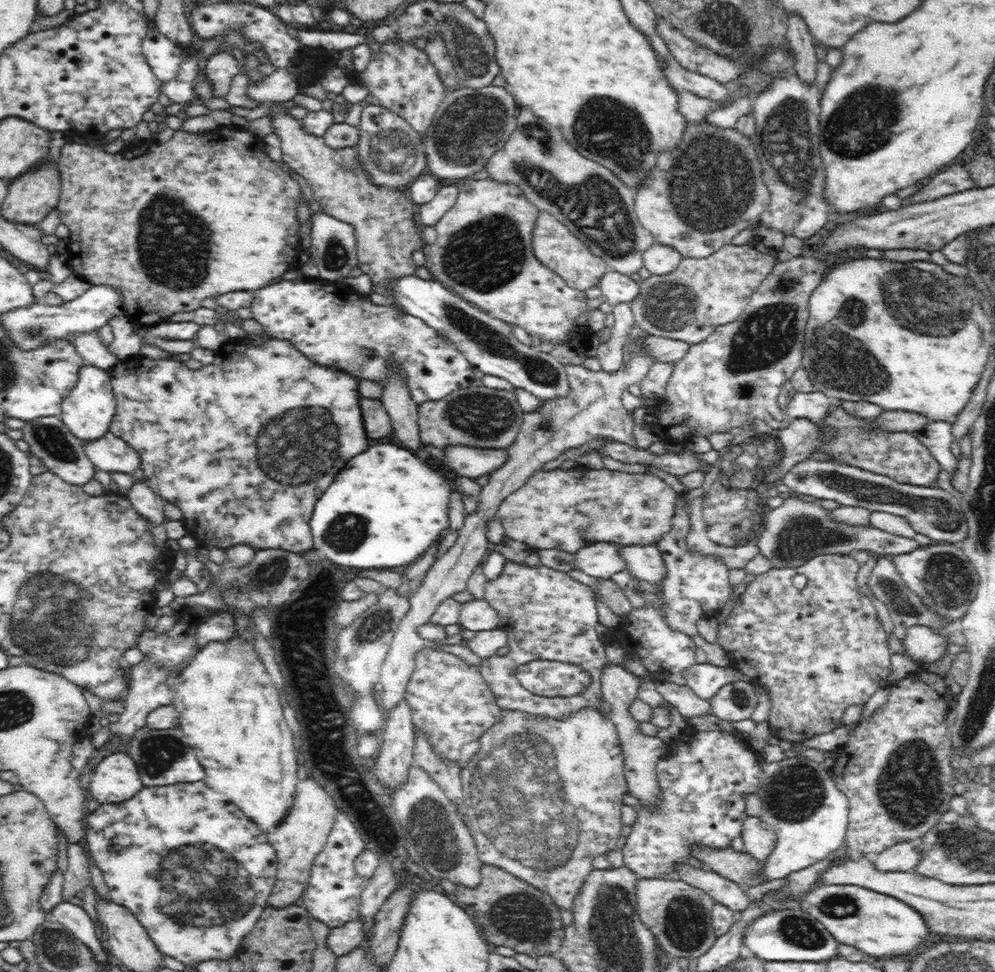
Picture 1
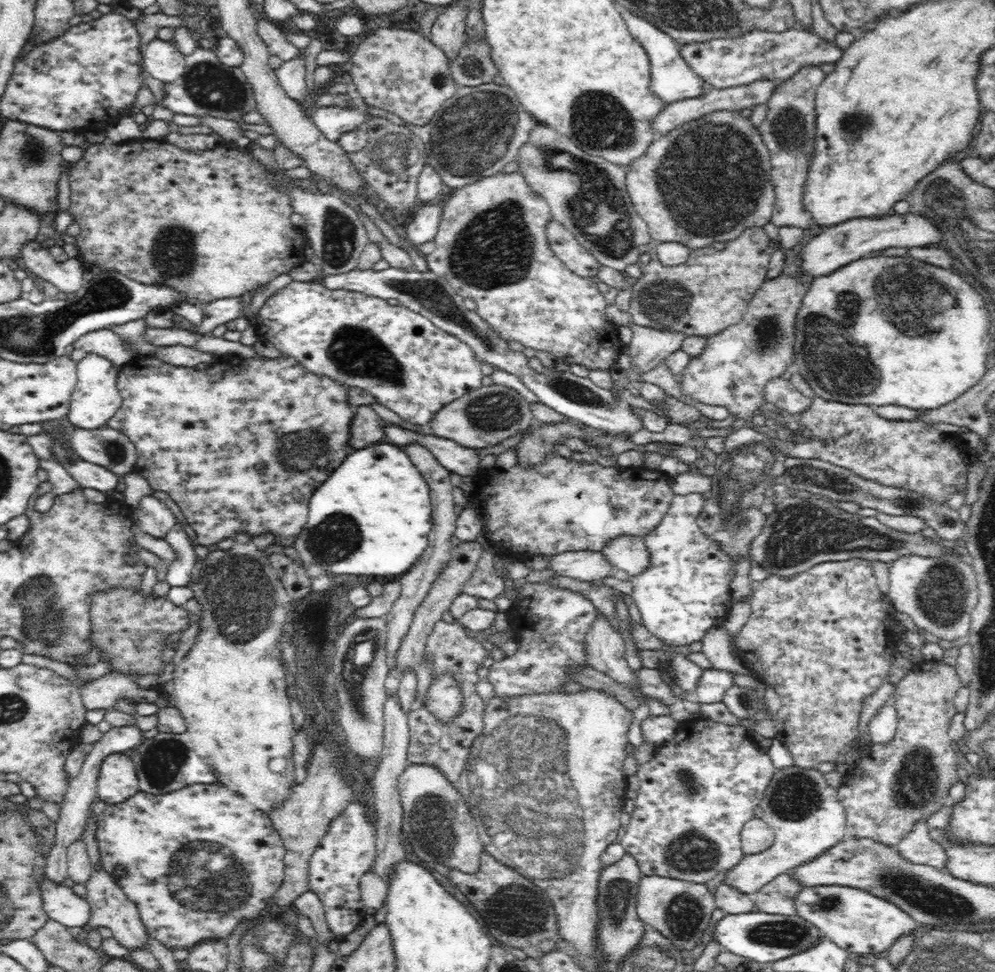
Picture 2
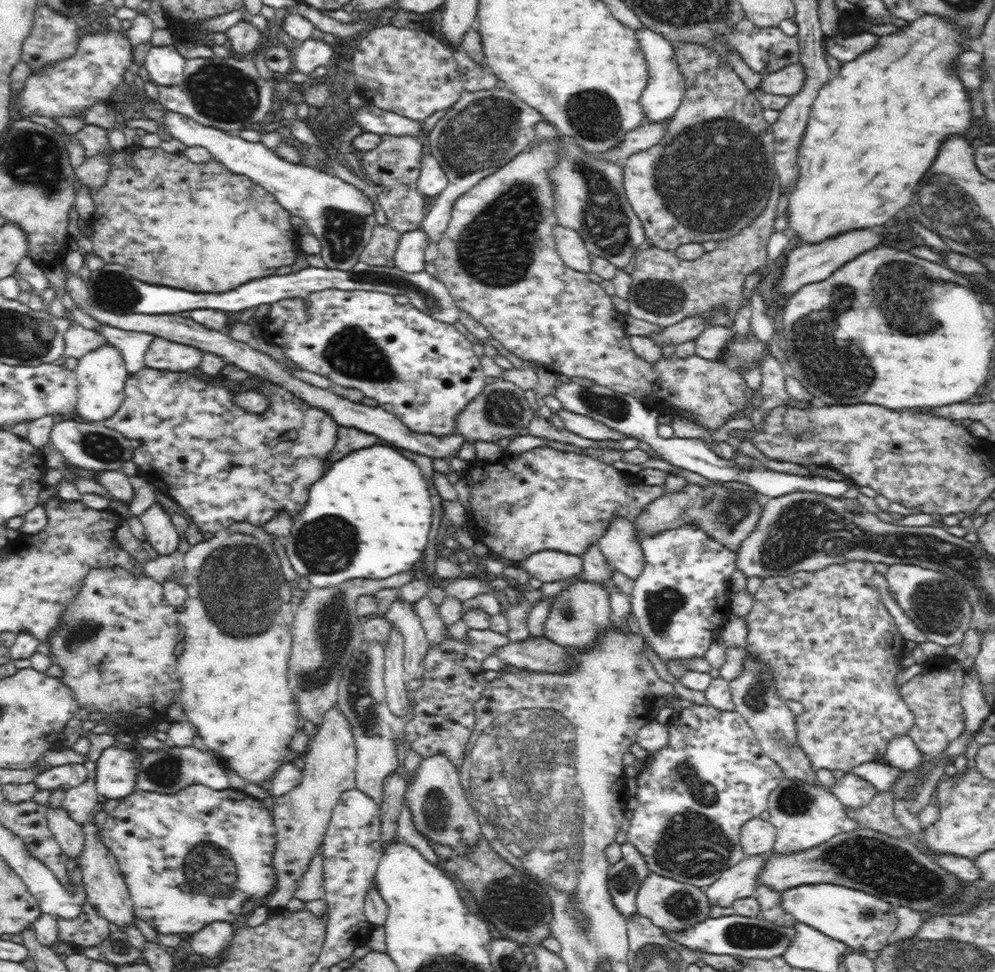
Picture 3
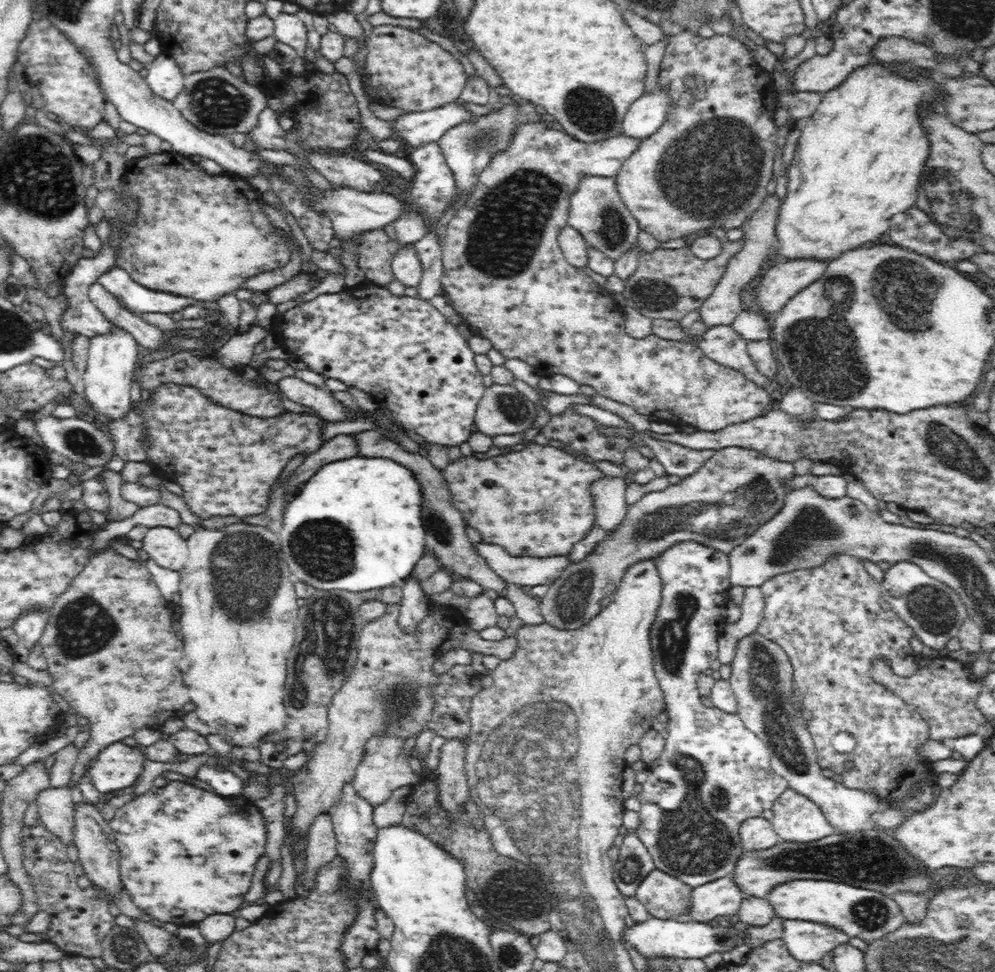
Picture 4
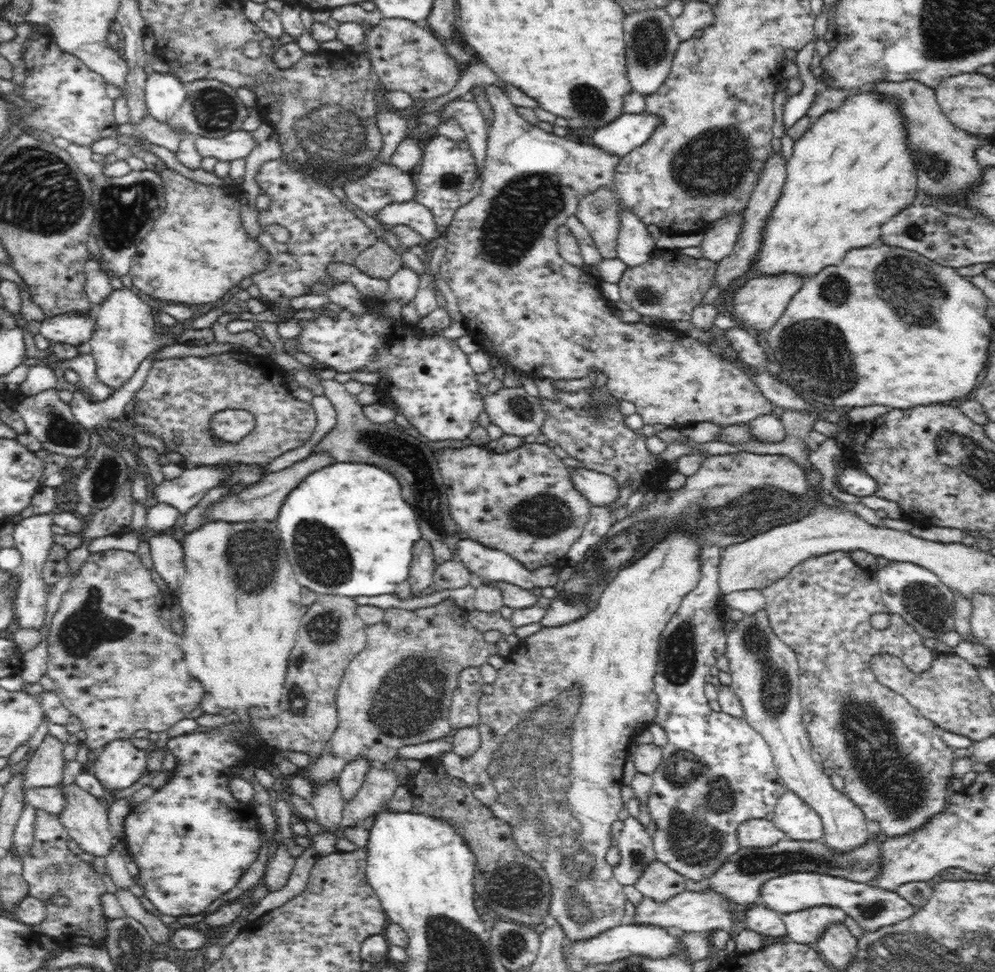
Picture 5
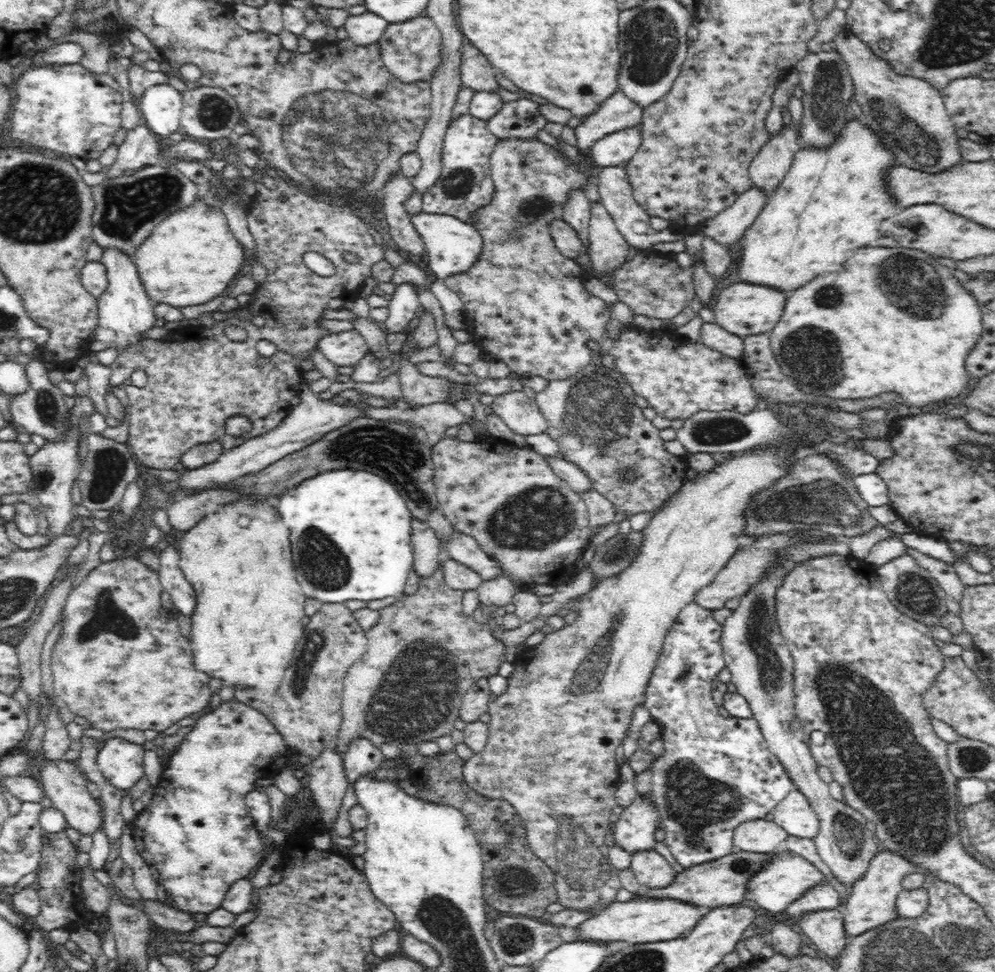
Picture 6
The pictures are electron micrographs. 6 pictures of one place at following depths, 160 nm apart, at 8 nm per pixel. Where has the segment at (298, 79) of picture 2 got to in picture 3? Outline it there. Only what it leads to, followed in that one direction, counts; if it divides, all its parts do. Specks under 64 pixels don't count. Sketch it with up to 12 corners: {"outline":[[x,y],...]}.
{"outline":[[322,39],[300,42],[293,64],[298,73],[330,66],[334,47]]}

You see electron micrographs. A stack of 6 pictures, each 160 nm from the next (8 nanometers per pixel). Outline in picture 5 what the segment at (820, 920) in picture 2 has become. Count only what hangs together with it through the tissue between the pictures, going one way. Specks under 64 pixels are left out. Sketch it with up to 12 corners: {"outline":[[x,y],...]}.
{"outline":[[815,872],[766,880],[780,915],[837,906],[865,932],[917,912],[896,891]]}

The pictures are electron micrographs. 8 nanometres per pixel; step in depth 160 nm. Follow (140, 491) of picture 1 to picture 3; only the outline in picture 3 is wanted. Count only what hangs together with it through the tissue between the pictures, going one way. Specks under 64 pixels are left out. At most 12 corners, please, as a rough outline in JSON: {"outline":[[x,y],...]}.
{"outline":[[153,503],[139,516],[158,555],[178,550],[170,513]]}

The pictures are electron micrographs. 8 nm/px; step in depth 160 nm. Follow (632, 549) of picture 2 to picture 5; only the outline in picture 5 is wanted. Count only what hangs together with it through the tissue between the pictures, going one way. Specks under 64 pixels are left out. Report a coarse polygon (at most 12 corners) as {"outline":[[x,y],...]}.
{"outline":[[571,468],[574,487],[594,506],[610,506],[621,490],[614,478]]}

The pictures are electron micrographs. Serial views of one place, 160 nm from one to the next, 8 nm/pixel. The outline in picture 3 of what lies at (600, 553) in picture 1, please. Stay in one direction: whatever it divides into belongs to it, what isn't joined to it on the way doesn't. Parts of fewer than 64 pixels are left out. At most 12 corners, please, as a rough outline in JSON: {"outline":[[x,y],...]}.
{"outline":[[554,550],[522,562],[490,556],[508,568],[522,568],[542,583],[565,581],[583,573],[581,555]]}

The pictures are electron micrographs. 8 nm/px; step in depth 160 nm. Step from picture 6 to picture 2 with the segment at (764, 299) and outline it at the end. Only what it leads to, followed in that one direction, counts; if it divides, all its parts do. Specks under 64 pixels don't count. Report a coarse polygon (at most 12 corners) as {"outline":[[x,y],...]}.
{"outline":[[922,214],[854,218],[802,249],[810,279],[885,248],[936,246],[942,231]]}

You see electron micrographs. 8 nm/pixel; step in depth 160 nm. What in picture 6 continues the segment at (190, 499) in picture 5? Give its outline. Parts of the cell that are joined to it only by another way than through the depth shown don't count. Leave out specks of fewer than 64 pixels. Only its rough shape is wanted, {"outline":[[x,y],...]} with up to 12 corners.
{"outline":[[318,399],[276,427],[183,471],[175,483],[198,492],[258,472],[356,417],[358,406]]}

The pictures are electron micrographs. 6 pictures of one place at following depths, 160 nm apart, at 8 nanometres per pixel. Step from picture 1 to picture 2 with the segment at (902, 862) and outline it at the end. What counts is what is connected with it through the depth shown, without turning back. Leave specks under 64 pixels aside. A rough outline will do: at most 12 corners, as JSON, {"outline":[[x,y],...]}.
{"outline":[[926,821],[896,849],[914,864],[945,868],[950,854],[930,838]]}

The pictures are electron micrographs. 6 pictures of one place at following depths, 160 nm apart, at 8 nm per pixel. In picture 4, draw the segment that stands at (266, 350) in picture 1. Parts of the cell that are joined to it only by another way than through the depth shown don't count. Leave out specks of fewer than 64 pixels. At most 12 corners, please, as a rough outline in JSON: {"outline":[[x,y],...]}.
{"outline":[[156,387],[105,429],[190,510],[256,516],[320,416]]}

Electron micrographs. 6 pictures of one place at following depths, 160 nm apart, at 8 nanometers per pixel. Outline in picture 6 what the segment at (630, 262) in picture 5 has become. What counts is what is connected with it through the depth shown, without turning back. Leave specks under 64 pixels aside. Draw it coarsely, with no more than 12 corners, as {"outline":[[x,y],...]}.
{"outline":[[624,163],[600,170],[601,204],[630,248],[683,240],[660,234],[636,203]]}

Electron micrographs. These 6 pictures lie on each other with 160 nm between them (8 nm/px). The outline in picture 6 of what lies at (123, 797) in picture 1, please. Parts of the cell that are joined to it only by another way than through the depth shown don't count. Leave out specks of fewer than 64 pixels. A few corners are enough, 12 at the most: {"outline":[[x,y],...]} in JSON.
{"outline":[[110,738],[99,771],[127,792],[145,776],[142,745]]}

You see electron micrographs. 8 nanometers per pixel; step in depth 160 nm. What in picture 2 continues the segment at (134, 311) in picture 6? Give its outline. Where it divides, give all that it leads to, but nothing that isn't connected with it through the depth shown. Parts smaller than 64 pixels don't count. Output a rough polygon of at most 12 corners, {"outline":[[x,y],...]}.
{"outline":[[96,354],[77,362],[67,414],[94,430],[123,403],[119,366]]}

